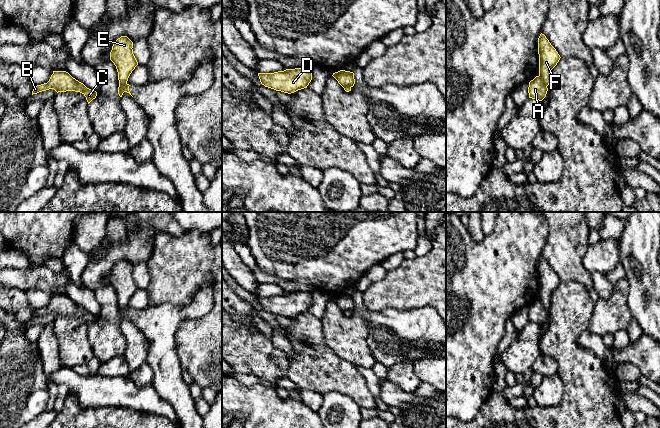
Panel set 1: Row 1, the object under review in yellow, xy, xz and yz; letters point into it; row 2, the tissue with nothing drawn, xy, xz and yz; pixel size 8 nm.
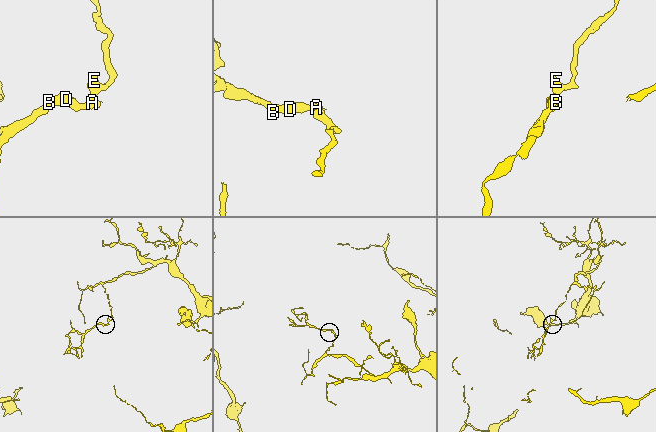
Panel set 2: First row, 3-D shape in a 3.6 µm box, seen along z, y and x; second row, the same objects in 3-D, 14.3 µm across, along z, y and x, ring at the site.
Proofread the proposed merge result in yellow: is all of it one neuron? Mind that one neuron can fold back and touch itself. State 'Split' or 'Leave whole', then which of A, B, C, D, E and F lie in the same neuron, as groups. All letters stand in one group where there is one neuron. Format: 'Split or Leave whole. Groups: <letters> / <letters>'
Split. Groups: A B C D / E F

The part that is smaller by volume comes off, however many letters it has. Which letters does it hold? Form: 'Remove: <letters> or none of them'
Remove: A, B, C, D

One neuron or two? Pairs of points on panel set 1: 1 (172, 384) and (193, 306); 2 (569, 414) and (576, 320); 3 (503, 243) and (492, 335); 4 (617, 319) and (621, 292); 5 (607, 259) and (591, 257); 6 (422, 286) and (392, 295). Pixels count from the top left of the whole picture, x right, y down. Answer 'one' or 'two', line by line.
1: one
2: one
3: one
4: one
5: one
6: one

